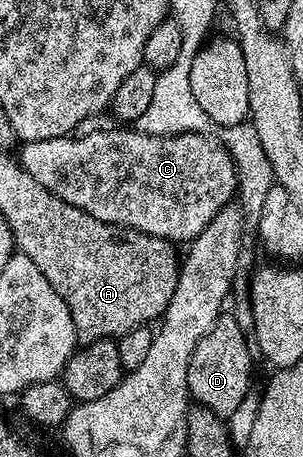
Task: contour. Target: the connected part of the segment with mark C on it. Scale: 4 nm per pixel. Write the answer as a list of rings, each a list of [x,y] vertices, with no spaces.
[[[116,127],[107,131],[97,131],[93,135],[85,135],[84,138],[68,135],[58,137],[57,139],[22,142],[18,146],[18,149],[20,149],[19,155],[17,153],[17,161],[22,165],[26,173],[31,175],[33,179],[37,179],[37,183],[41,183],[41,187],[53,191],[53,195],[57,195],[57,199],[65,199],[65,203],[73,203],[73,207],[77,207],[81,211],[93,215],[93,219],[101,219],[110,225],[124,225],[127,229],[136,229],[154,237],[165,238],[172,243],[180,243],[179,241],[190,243],[209,225],[217,211],[230,204],[230,201],[236,196],[238,190],[238,170],[231,158],[231,154],[223,148],[222,144],[215,142],[214,145],[211,140],[213,139],[201,133],[182,133],[179,136],[157,136],[139,133],[134,127]]]

